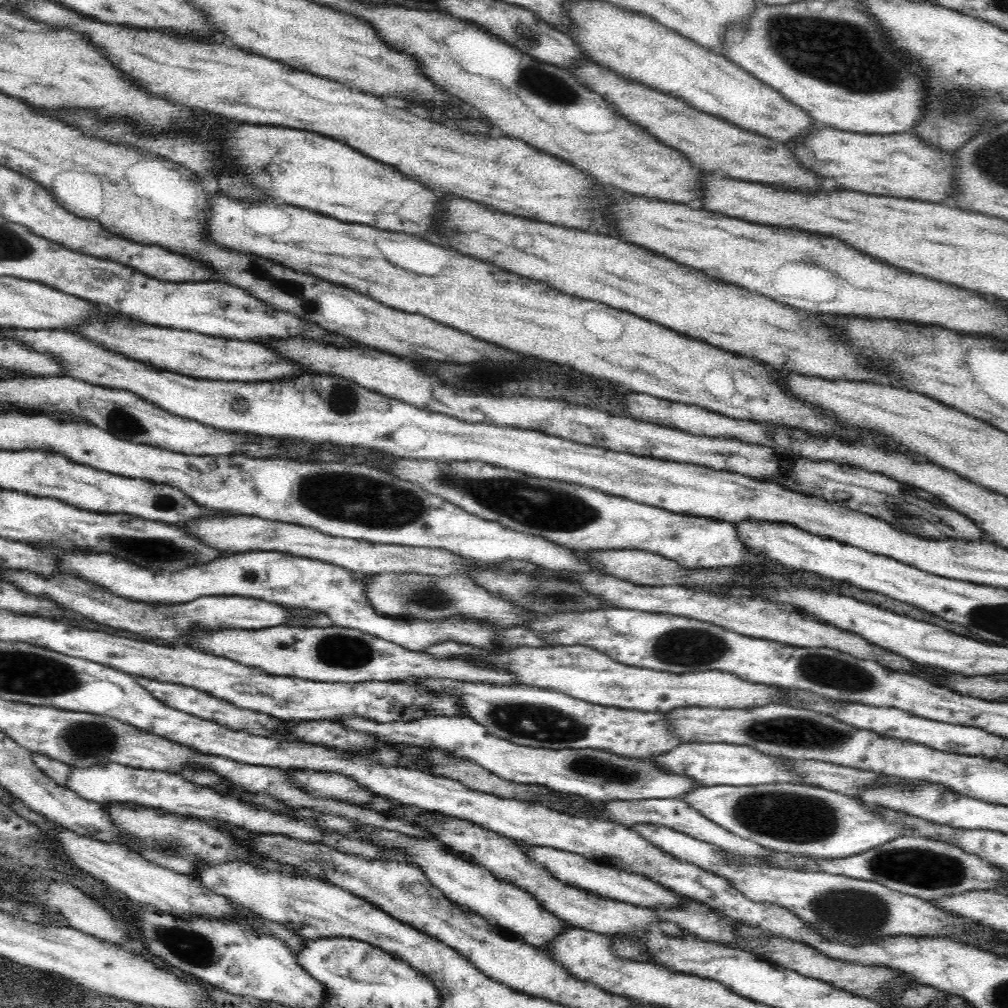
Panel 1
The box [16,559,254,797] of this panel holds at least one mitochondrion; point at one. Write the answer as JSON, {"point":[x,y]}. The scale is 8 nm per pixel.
{"point":[81,739]}

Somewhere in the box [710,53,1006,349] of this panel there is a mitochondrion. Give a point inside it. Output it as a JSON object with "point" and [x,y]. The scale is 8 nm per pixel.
{"point":[951,100]}

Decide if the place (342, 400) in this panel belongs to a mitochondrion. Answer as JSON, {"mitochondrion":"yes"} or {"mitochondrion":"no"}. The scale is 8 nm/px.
{"mitochondrion":"yes"}

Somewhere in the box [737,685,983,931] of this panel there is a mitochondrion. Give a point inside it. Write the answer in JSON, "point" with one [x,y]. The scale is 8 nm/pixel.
{"point":[922,867]}

